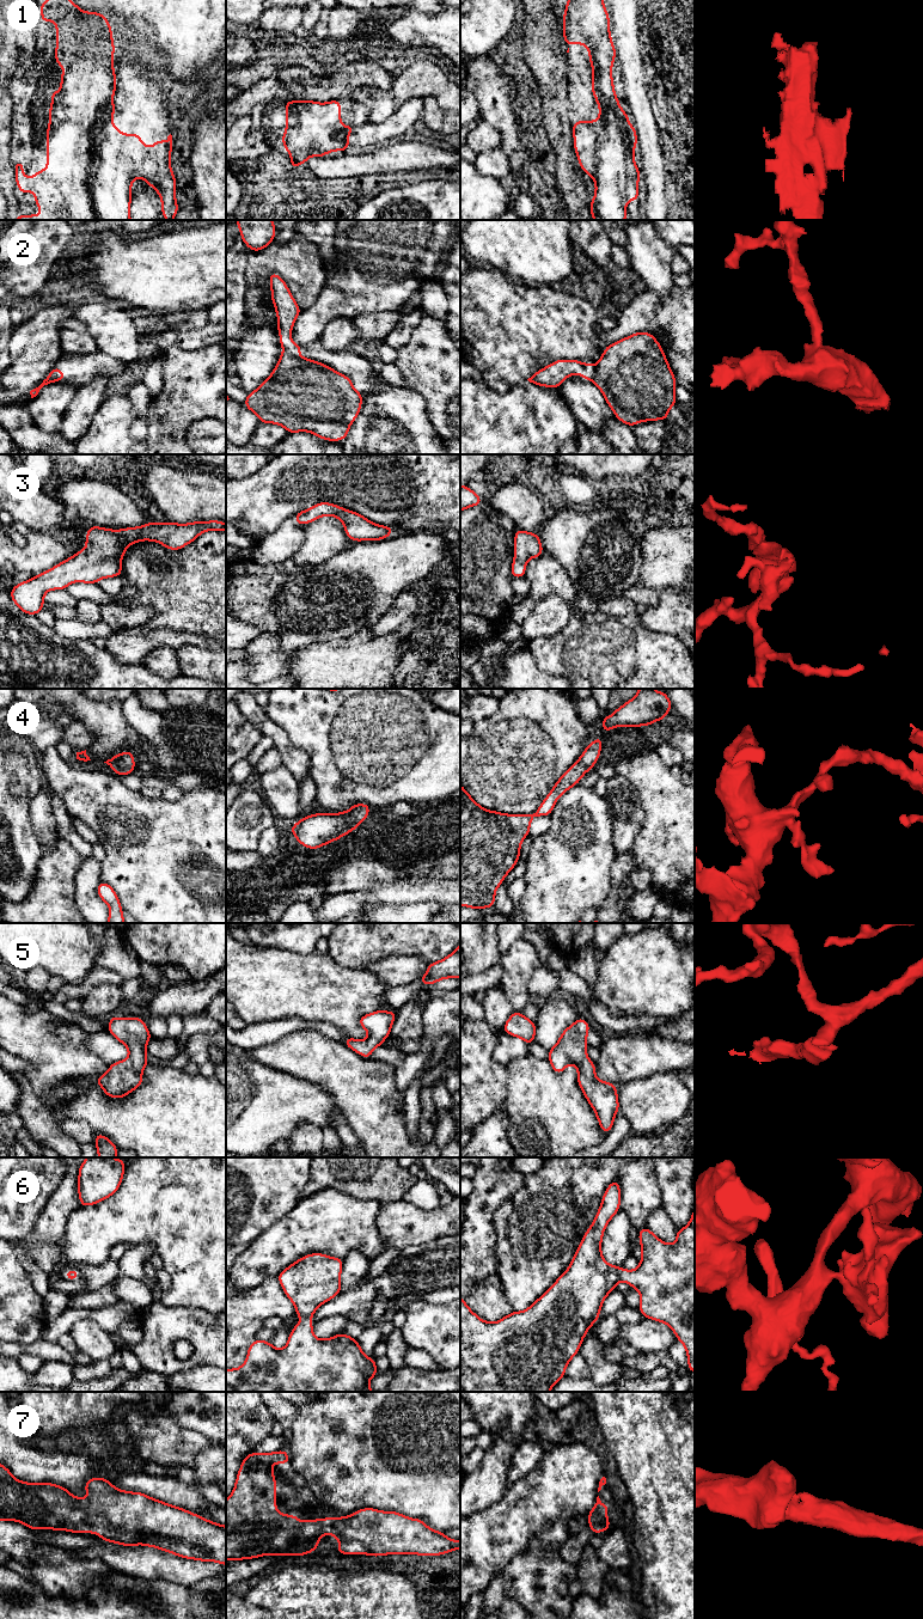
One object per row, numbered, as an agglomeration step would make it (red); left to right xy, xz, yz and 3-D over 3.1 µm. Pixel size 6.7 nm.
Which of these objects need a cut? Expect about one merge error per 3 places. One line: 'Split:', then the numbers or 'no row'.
Split: 1, 2

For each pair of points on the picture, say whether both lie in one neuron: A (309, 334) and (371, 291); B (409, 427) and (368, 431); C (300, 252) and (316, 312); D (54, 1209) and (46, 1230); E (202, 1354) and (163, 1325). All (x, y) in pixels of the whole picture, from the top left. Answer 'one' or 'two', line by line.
A: one
B: one
C: two
D: one
E: one

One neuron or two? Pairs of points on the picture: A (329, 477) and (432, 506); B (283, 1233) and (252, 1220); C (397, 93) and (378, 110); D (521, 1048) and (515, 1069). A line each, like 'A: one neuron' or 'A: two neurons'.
A: one neuron
B: two neurons
C: one neuron
D: two neurons

